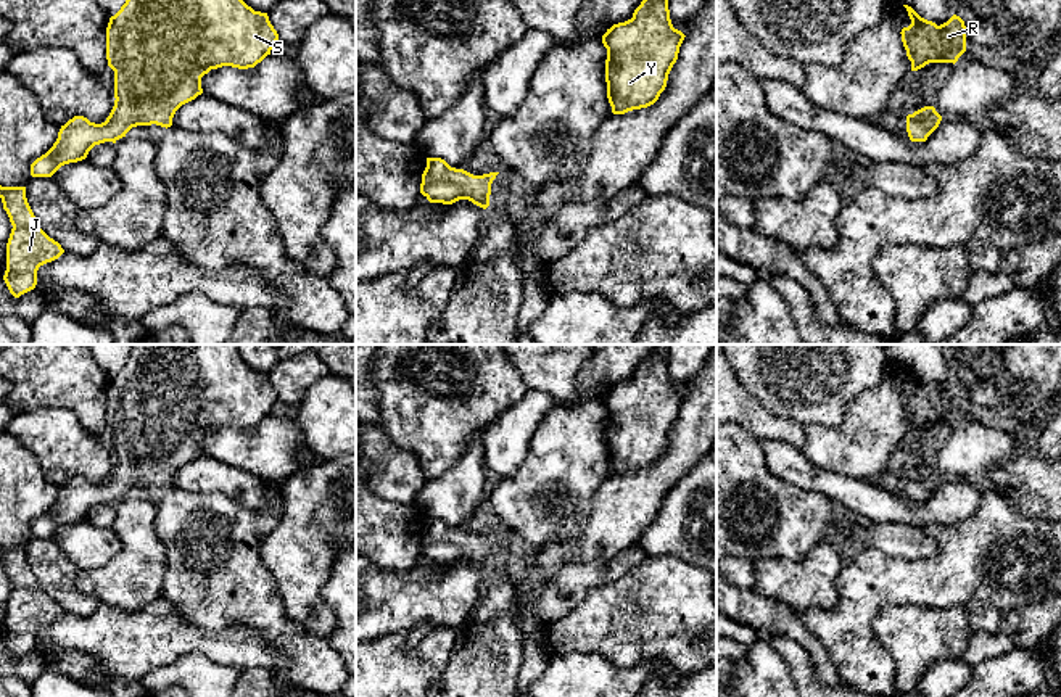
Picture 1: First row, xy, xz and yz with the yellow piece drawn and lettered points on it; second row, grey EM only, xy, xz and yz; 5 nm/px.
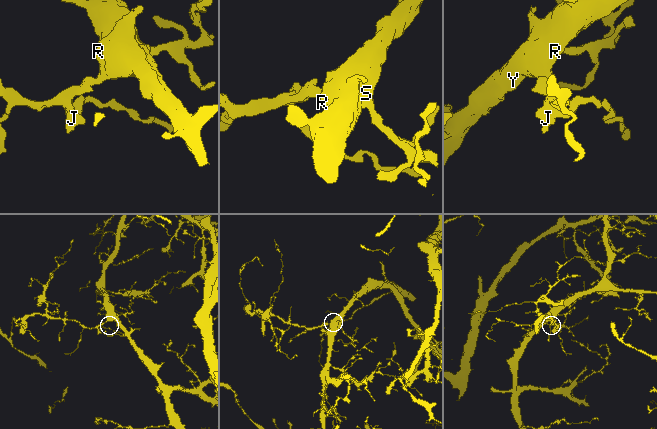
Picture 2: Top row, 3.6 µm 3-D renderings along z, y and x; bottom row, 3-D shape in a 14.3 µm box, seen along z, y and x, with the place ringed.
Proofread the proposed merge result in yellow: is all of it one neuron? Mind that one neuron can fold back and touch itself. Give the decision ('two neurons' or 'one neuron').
one neuron

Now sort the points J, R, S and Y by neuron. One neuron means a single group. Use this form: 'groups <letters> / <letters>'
groups J R S Y

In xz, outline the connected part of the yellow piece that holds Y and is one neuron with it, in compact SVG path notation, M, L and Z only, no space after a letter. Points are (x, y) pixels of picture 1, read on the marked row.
M642 0L633 18L602 35L613 114L654 105L667 87L684 34L673 27L668 0Z

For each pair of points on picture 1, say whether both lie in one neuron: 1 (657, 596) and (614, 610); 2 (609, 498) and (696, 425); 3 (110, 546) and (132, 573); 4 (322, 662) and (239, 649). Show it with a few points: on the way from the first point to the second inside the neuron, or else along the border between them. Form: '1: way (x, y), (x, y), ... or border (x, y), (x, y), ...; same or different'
1: way (646, 607), (643, 610), (625, 610); same
2: way (633, 498), (685, 449); same
3: border (111, 527), (119, 551), (105, 564), (81, 569); different
4: border (255, 631), (284, 657), (276, 668); different

